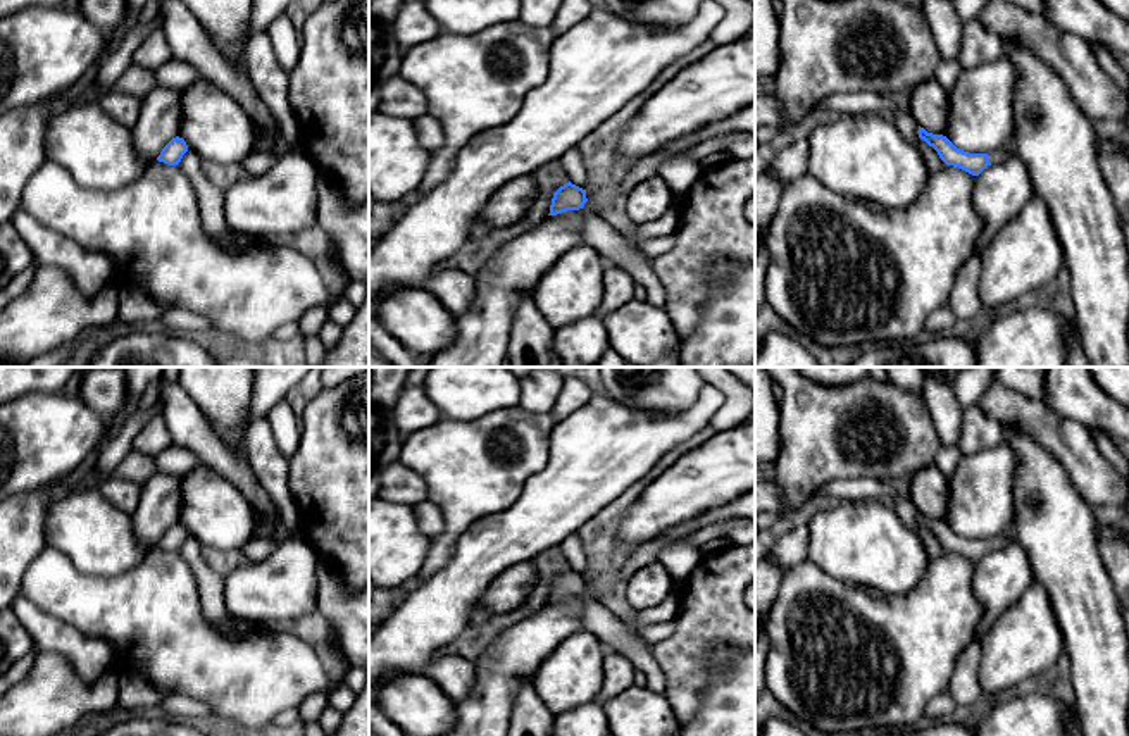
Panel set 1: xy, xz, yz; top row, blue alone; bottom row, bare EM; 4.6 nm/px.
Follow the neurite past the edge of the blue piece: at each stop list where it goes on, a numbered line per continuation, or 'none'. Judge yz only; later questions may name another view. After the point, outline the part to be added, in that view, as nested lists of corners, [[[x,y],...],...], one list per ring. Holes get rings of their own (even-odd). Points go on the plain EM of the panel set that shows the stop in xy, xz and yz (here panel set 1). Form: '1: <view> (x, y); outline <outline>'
1: yz (1002, 540); outline [[[1001,533],[996,538],[991,538],[988,541],[989,541],[991,550],[1000,550],[1000,548],[1007,546],[1012,541],[1012,538],[1008,538],[1005,533]]]

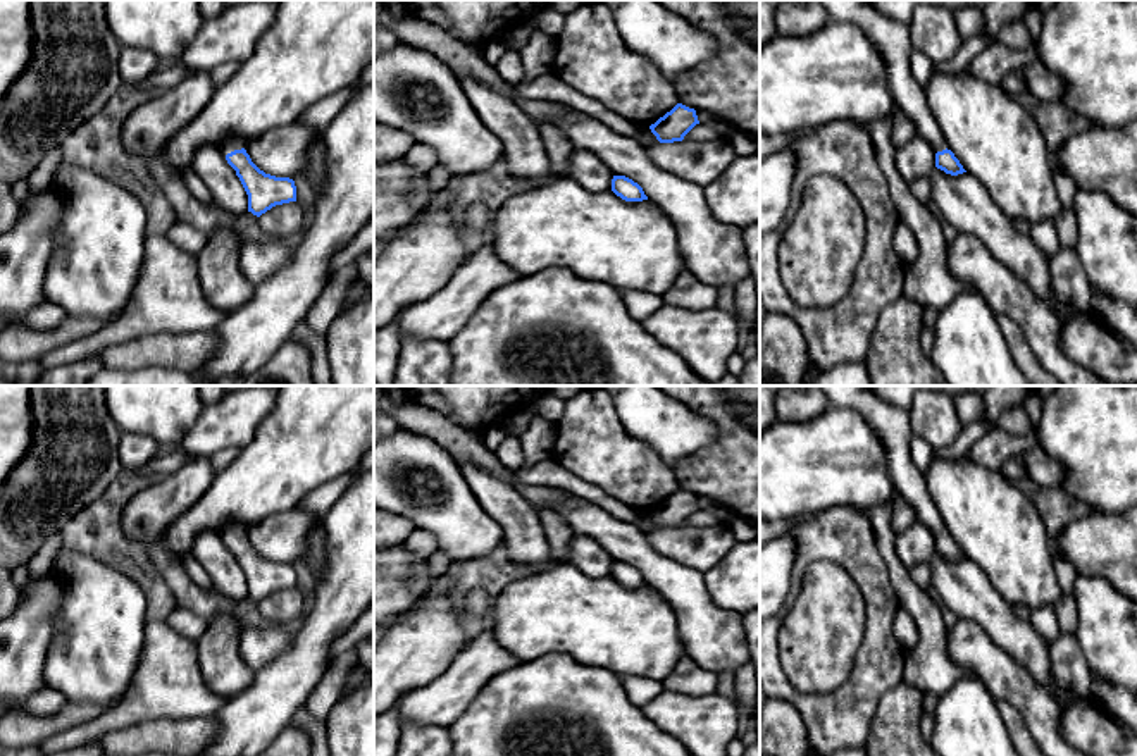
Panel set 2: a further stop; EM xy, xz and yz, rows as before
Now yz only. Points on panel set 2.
1: yz (891, 424); outline [[[867,386],[815,387],[829,398],[830,406],[853,408],[868,420],[884,444],[892,484],[913,508],[916,522],[927,525],[935,537],[946,536],[946,525],[927,493],[925,472],[911,460],[908,412],[879,400]]]

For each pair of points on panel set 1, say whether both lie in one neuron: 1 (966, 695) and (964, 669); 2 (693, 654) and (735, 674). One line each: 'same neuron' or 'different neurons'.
1: same neuron
2: different neurons

